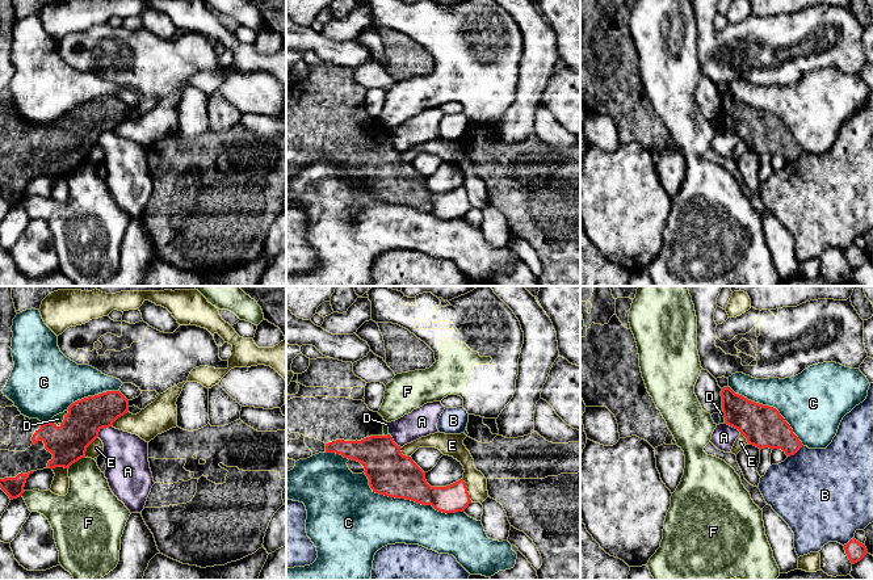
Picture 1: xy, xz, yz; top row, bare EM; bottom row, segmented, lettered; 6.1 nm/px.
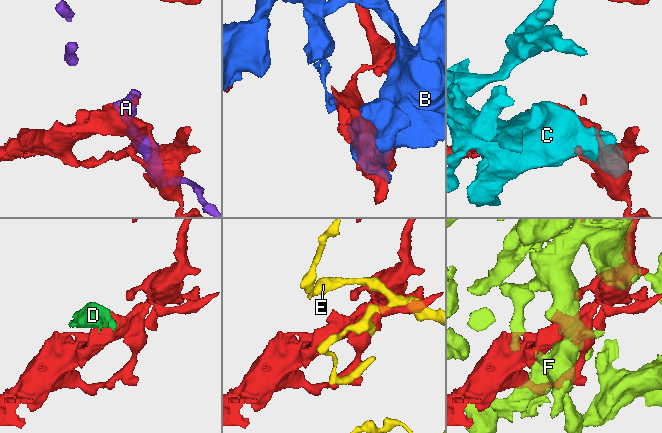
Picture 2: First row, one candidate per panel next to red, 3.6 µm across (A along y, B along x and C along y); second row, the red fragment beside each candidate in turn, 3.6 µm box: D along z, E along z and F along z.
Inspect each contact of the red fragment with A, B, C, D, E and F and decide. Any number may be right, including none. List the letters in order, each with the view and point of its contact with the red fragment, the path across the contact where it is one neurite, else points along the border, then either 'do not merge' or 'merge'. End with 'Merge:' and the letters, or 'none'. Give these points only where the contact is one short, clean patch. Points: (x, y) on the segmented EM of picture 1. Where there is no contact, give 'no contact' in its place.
A: xy (103, 427) | along xy (110, 425), (104, 427), (97, 436) | do not merge
B: yz (794, 453) | do not merge
C: xz (410, 499) | do not merge
D: xy (64, 417) | across xy (68, 442), (64, 417), (58, 419) | merge
E: xz (466, 490) | do not merge
F: xy (75, 461) | do not merge
Merge: D

